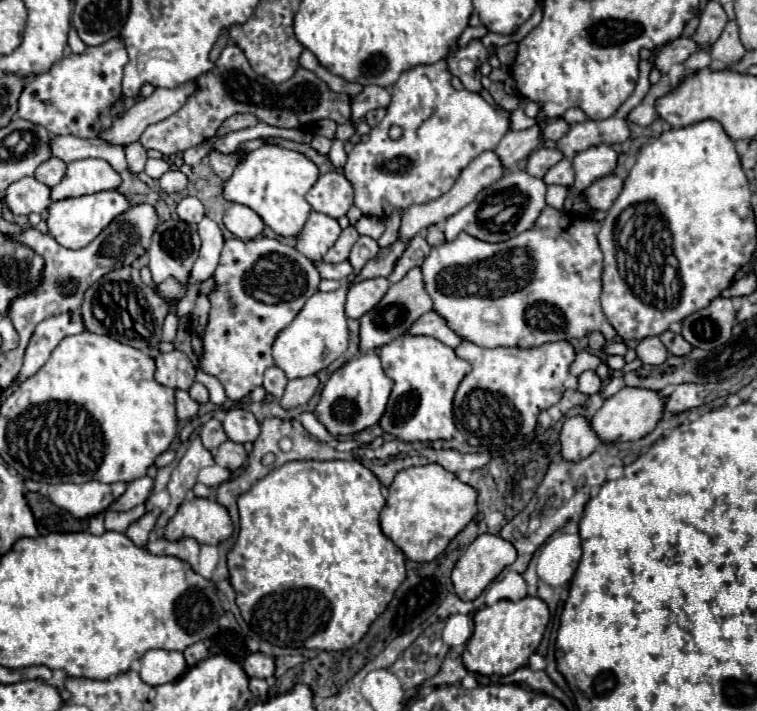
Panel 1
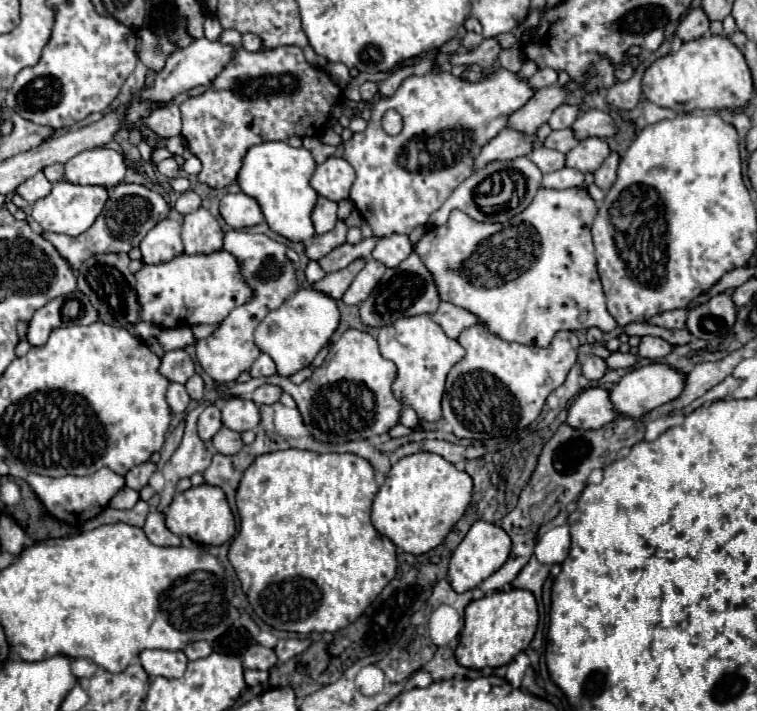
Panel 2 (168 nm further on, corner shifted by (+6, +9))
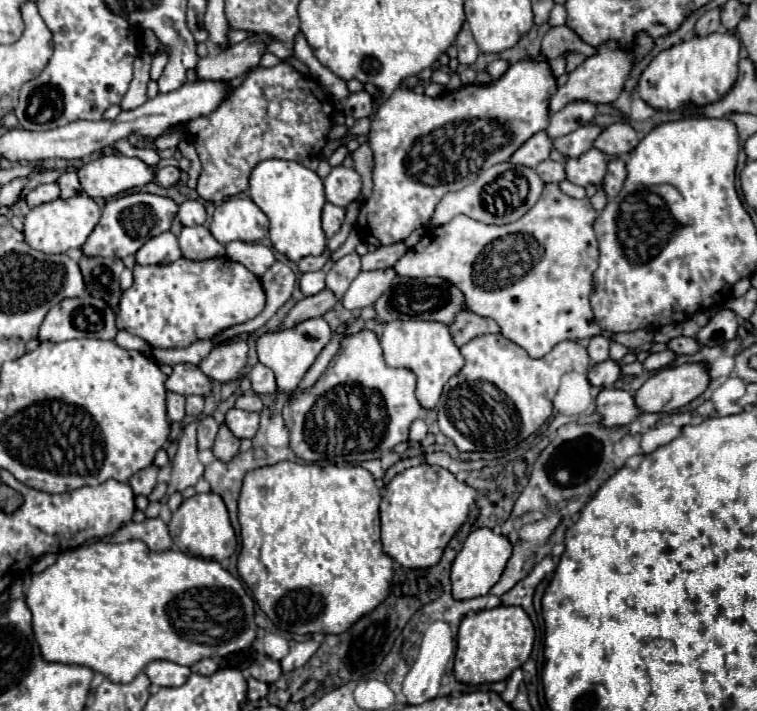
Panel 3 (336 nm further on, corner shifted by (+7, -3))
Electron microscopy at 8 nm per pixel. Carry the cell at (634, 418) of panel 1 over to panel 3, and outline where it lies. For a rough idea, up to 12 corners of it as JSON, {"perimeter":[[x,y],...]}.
{"perimeter":[[701,363],[665,367],[635,391],[643,413],[671,413],[709,385]]}

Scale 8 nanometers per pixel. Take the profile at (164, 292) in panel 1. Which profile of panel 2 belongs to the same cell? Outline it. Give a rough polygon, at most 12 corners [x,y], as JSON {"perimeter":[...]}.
{"perimeter":[[234,255],[142,265],[140,321],[210,323],[252,299]]}

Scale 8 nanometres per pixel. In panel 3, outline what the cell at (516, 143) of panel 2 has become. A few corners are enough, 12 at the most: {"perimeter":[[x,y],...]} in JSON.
{"perimeter":[[545,131],[527,139],[511,165],[537,167],[549,157],[553,141]]}

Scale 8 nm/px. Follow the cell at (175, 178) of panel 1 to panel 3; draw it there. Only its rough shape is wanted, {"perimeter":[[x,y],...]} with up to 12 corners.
{"perimeter":[[177,167],[157,169],[157,183],[173,187],[179,183]]}

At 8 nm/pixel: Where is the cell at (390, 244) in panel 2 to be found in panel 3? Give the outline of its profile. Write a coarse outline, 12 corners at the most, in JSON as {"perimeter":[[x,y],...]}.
{"perimeter":[[379,247],[361,257],[363,271],[391,269],[409,247]]}

